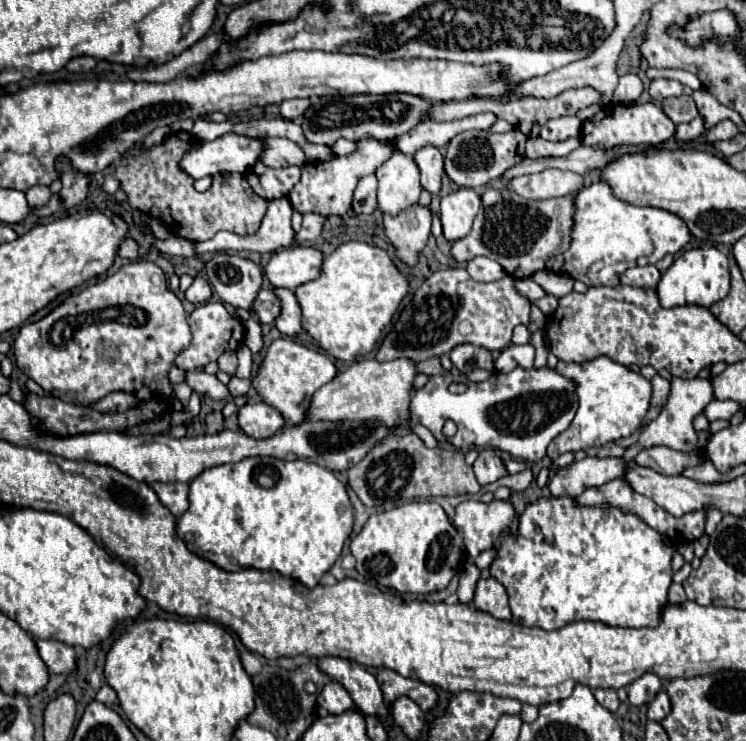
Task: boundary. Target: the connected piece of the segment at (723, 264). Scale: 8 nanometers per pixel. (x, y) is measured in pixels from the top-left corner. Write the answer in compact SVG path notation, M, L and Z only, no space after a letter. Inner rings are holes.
M697 247L685 251L675 263L663 273L657 295L663 307L679 307L679 305L701 305L711 307L713 303L721 301L729 293L729 261L727 257L715 247Z

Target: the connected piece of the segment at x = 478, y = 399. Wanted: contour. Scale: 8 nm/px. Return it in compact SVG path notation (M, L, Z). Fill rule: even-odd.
M547 365L541 369L517 367L509 373L493 373L481 383L471 383L457 373L433 375L429 383L417 389L411 399L413 423L425 425L437 441L443 437L441 429L445 421L451 419L457 423L457 433L447 437L453 447L491 447L529 463L541 461L547 455L547 445L571 425L577 407L579 397L575 395L575 381L559 375L557 369ZM451 383L465 383L467 391L461 395L449 393Z

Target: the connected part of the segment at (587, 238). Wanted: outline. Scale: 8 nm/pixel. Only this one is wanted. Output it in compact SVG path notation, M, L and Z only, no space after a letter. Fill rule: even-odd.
M593 181L573 199L577 207L573 243L565 253L551 257L547 261L547 269L555 273L567 273L589 287L617 287L621 273L629 267L635 267L639 257L647 257L651 263L657 263L667 253L679 253L691 241L691 231L683 219L679 219L679 215L657 207L637 207L621 201L613 195L609 183L605 181Z

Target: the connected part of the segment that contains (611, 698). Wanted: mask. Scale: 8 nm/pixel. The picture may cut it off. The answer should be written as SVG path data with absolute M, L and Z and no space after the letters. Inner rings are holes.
M595 689L593 695L595 695L595 699L599 701L599 705L607 707L609 711L617 711L617 707L619 707L619 699L617 699L615 689Z

